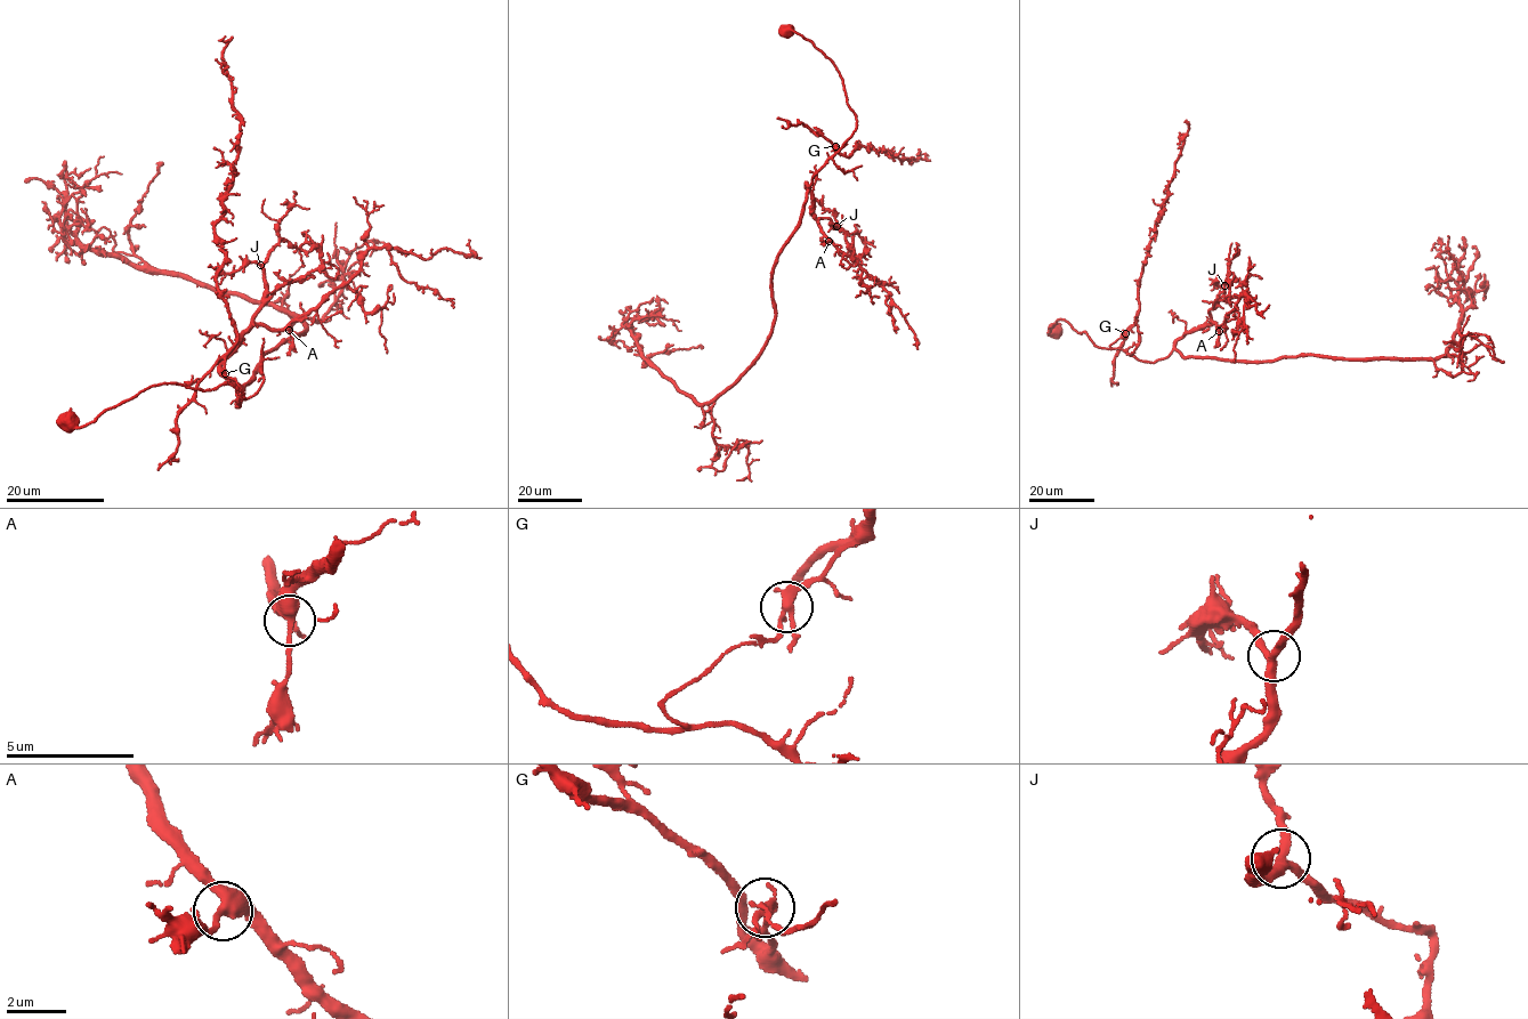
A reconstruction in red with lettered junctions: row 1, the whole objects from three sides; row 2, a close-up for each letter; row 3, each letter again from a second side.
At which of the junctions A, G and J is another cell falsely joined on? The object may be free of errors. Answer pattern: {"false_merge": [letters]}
{"false_merge": ["G"]}

